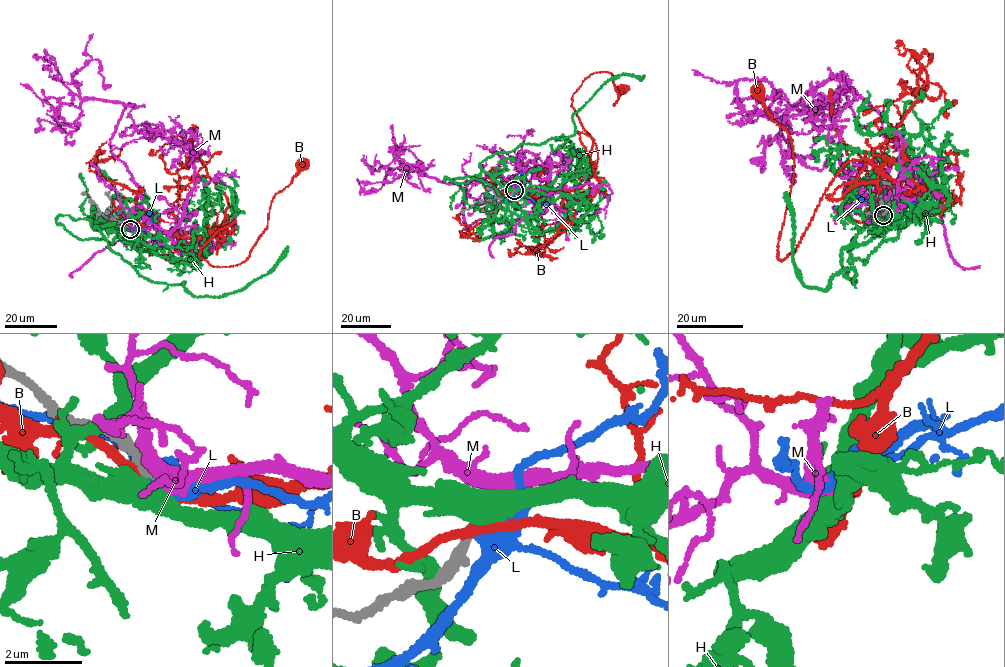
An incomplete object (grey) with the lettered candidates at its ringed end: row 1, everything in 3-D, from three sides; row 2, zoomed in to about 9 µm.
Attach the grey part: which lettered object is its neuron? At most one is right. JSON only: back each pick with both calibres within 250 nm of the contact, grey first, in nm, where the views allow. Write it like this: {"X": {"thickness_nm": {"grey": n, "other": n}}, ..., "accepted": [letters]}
{"M": {"thickness_nm": {"grey": 240, "other": 340}}, "accepted": ["M"]}

